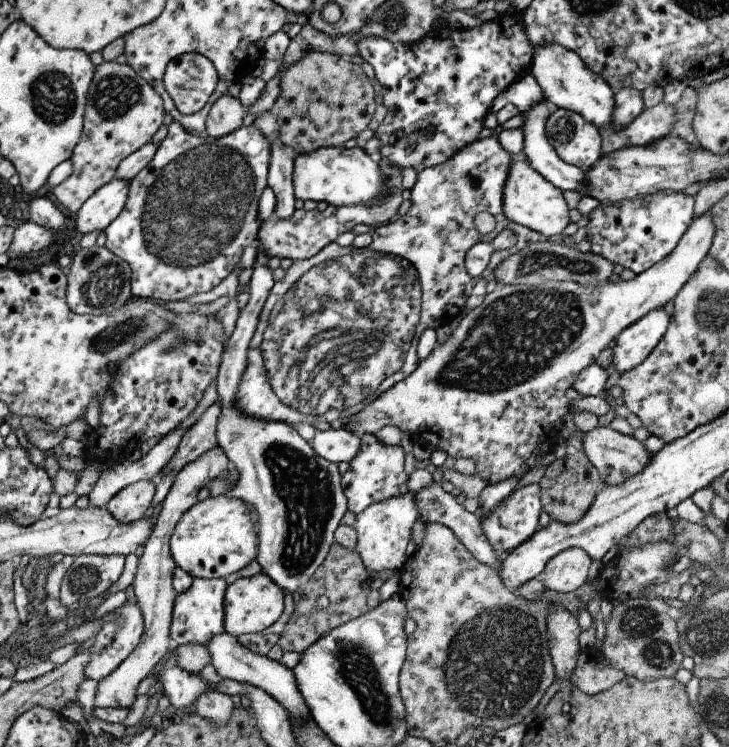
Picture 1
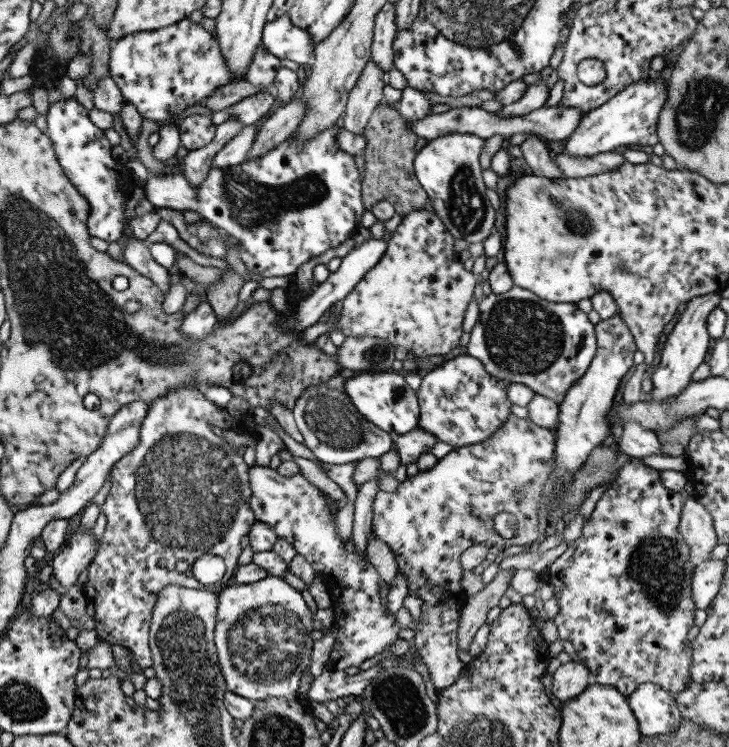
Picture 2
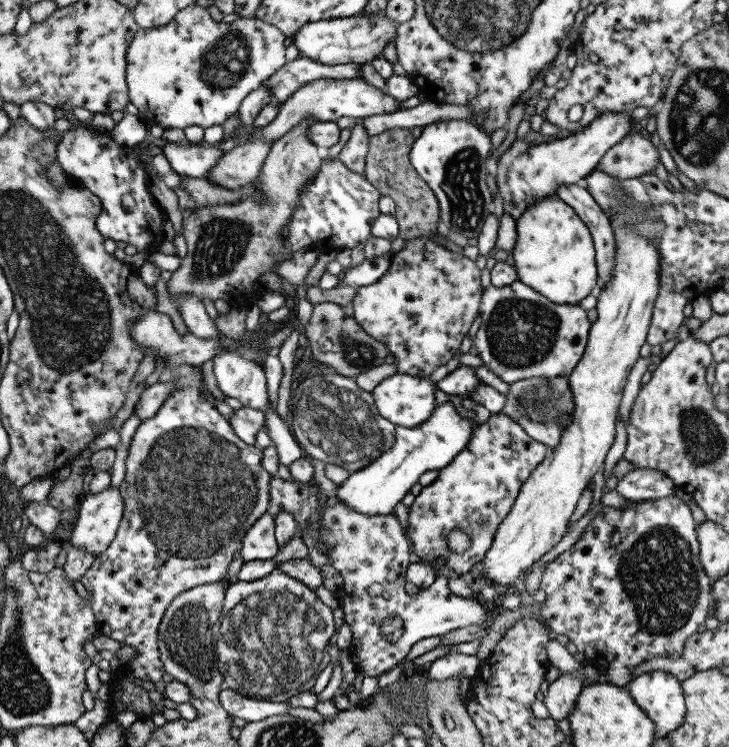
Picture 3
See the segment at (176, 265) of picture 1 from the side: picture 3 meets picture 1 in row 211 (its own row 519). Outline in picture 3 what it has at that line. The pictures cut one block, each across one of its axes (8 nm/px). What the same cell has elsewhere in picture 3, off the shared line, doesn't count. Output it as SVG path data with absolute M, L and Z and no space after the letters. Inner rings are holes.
M178 366L171 372L176 390L152 418L142 421L130 441L126 474L119 486L125 510L116 537L110 547L97 556L81 580L90 594L89 605L95 614L99 634L130 646L137 653L124 669L119 670L113 683L125 681L118 700L122 701L126 712L134 712L138 719L144 720L152 719L158 711L152 707L148 691L136 686L134 680L155 682L166 674L158 645L158 626L166 608L176 596L190 588L214 582L227 583L226 569L233 555L242 549L246 531L268 511L270 480L273 478L262 466L262 448L240 440L228 419L214 408L217 399L206 388L202 367Z

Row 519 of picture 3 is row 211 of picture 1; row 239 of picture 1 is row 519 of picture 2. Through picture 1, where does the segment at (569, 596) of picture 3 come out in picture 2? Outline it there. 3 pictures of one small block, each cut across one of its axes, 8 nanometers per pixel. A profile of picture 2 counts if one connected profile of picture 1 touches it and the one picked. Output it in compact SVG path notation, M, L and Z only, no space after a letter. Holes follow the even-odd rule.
M642 458L625 460L619 468L614 482L602 493L602 496L596 503L594 512L590 514L589 519L585 520L582 536L574 541L558 559L554 560L548 568L545 568L539 574L539 580L542 584L554 586L554 598L556 598L559 606L558 614L554 617L558 638L561 641L567 640L572 643L574 650L578 653L578 657L582 659L582 664L590 671L592 682L614 687L623 695L628 696L632 694L639 684L652 682L676 696L682 689L688 687L688 683L692 682L692 678L690 678L690 665L692 664L693 649L691 648L690 640L688 640L688 630L694 626L694 612L697 609L696 603L692 601L692 595L690 595L697 561L692 559L690 548L683 538L681 530L679 530L684 500L685 497L681 493L668 490L660 482L660 470L644 465Z

